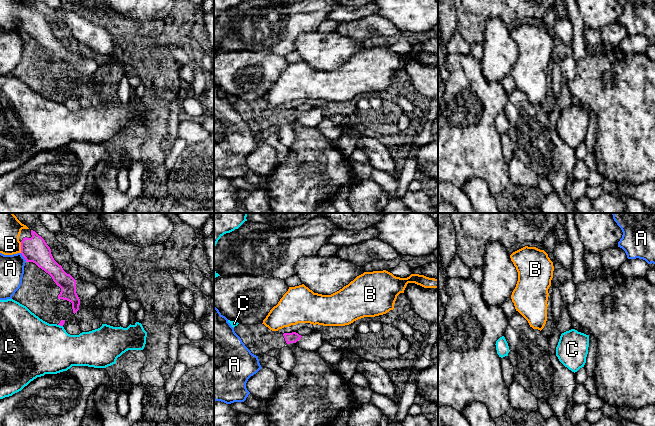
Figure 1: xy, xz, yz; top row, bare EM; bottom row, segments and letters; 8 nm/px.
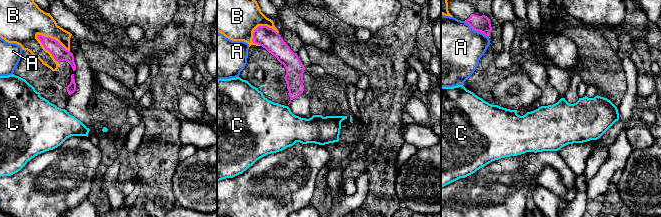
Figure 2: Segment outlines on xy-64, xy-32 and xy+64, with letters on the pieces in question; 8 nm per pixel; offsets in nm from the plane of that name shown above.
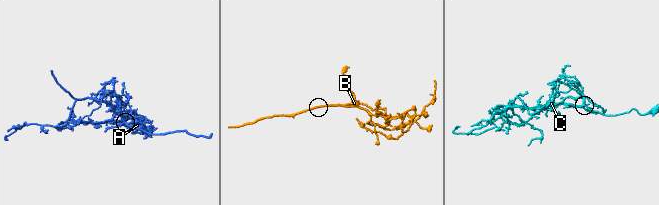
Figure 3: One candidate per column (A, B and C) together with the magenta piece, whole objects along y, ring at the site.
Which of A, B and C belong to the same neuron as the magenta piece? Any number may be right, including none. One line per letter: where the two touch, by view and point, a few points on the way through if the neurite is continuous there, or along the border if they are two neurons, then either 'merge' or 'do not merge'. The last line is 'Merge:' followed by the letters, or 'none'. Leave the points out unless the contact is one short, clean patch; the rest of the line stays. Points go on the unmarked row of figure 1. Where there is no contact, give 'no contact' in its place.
A: contact xy (23, 32); border xy (20, 29), (26, 37); do not merge
B: contact xy (21, 23); do not merge
C: contact xy (60, 101); border xy (58, 100), (62, 102); do not merge
Merge: none

